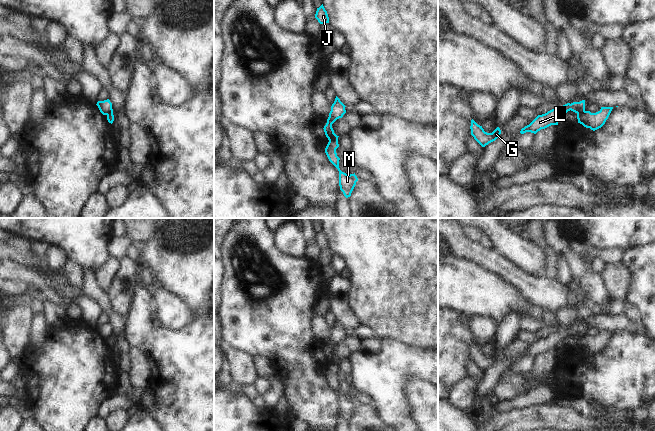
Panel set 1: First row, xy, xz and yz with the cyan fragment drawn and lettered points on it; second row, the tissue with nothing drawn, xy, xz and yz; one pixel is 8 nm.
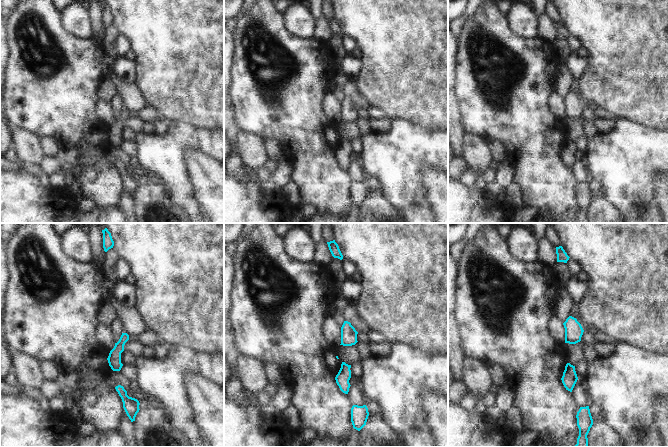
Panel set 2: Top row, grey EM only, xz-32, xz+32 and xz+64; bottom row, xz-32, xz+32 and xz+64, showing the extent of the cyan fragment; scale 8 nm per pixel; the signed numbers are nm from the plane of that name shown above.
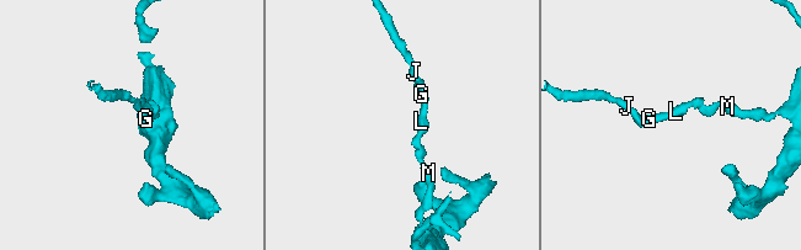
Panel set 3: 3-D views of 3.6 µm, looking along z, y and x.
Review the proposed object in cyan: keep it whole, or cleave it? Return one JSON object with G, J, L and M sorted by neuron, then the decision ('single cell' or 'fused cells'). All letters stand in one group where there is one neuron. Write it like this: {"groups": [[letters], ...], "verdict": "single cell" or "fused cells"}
{"groups": [["G", "J", "L"], ["M"]], "verdict": "fused cells"}

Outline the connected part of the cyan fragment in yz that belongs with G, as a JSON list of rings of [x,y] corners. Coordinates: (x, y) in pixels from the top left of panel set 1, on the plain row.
[[[473,343],[471,344],[470,353],[471,359],[482,371],[495,365],[501,358],[499,351],[497,351],[492,357],[485,356],[482,350],[478,349]]]

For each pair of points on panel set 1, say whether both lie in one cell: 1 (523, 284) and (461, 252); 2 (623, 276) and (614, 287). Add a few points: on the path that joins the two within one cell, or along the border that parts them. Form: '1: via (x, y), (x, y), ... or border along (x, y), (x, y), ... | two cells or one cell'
1: via (508, 272), (488, 258), (476, 253) | one cell
2: via (620, 279), (617, 284) | one cell

